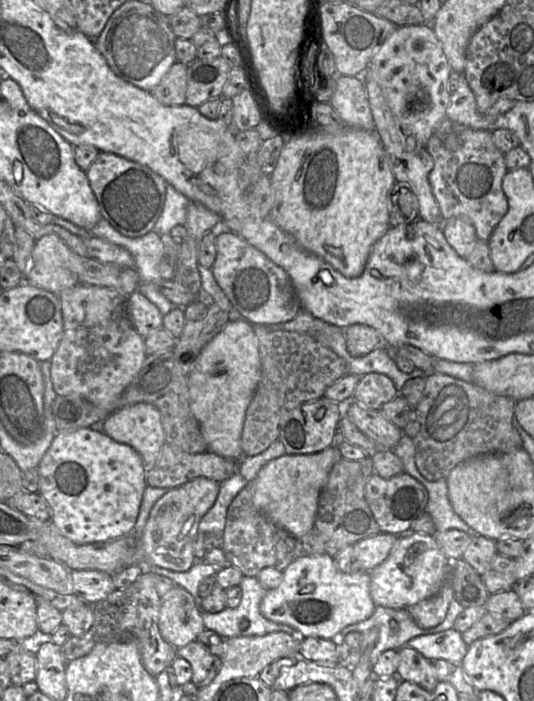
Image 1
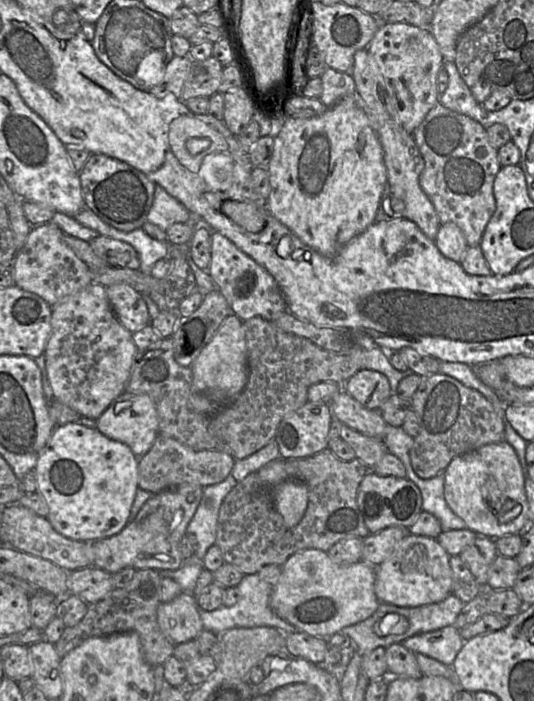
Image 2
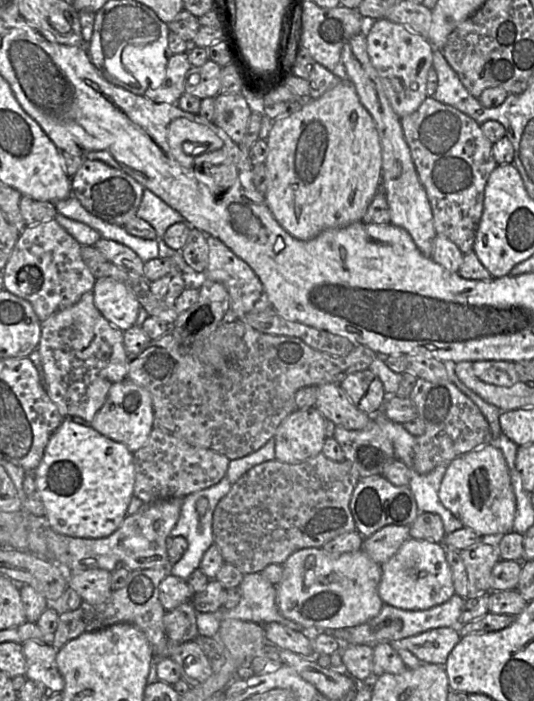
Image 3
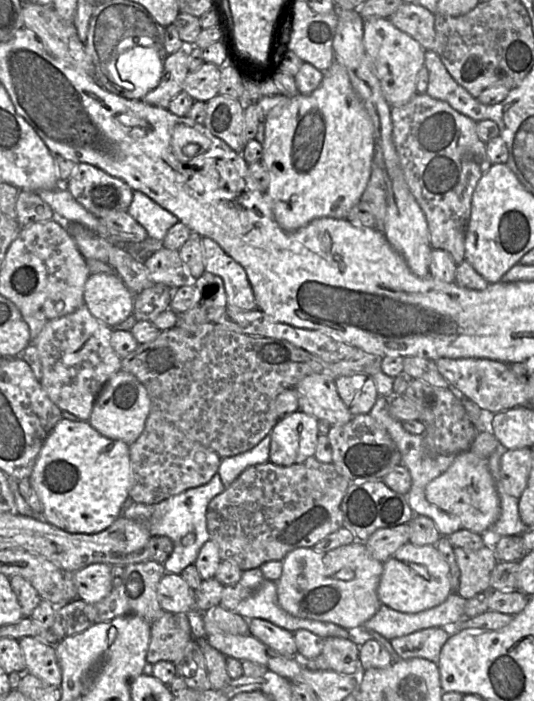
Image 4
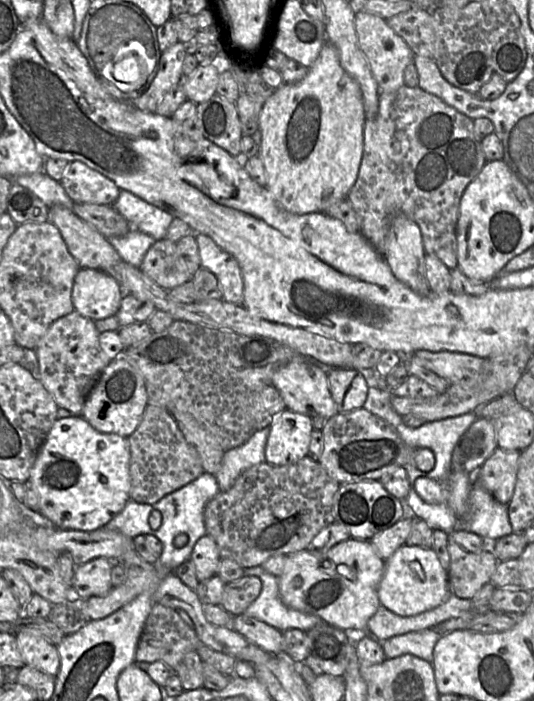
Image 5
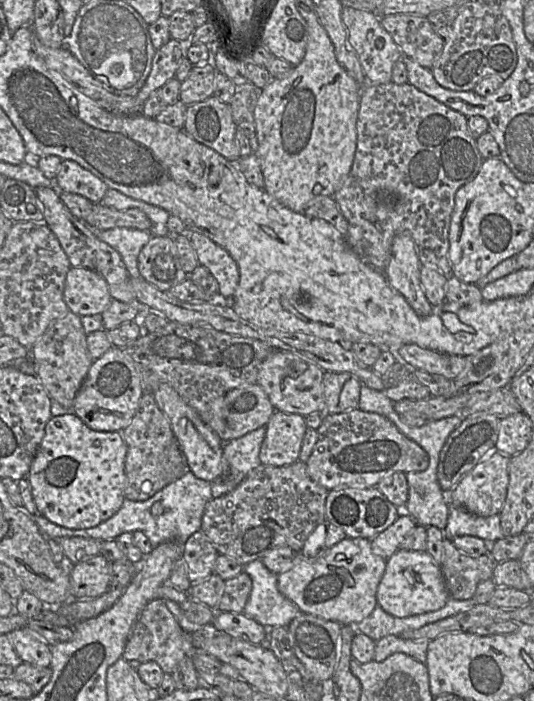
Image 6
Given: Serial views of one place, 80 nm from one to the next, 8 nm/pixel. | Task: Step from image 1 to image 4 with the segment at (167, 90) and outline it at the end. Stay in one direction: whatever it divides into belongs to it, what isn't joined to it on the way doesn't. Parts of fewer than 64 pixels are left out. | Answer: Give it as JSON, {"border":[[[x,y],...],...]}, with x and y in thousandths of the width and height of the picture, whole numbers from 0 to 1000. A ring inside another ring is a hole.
{"border":[[[352,68],[316,77],[307,88],[298,121],[264,143],[273,148],[313,155],[318,144],[343,130],[352,104]]]}

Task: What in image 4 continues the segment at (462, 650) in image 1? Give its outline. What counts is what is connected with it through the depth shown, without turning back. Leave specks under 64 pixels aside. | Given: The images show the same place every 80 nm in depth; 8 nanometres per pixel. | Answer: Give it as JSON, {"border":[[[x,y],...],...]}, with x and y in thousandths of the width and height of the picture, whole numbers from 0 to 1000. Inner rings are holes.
{"border":[[[800,896],[732,912],[730,916],[751,940],[792,939],[820,947],[826,924],[845,904],[841,896]]]}

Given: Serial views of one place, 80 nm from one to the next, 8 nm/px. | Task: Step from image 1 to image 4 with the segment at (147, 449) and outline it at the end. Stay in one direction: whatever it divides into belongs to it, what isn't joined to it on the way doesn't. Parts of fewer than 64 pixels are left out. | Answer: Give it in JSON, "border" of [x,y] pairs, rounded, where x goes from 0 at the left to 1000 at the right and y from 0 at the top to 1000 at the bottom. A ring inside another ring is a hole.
{"border":[[[227,526],[193,551],[165,603],[189,621],[243,636],[266,619],[281,588],[283,572],[272,551],[249,534]]]}

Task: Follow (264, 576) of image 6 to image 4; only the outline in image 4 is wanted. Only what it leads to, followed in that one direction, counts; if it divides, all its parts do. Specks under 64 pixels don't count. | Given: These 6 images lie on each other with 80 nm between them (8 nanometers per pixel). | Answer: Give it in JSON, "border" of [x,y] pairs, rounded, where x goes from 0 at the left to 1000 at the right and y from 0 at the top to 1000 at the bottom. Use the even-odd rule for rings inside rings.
{"border":[[[487,810],[455,815],[448,833],[451,833],[455,837],[481,843],[474,850],[451,857],[436,872],[459,883],[485,882],[504,886],[513,892],[532,896],[543,902],[552,902],[556,899],[573,899],[605,910],[655,910],[661,906],[665,907],[667,900],[654,900],[646,896],[614,887],[558,882],[532,872],[521,862],[519,830],[498,826]]]}

